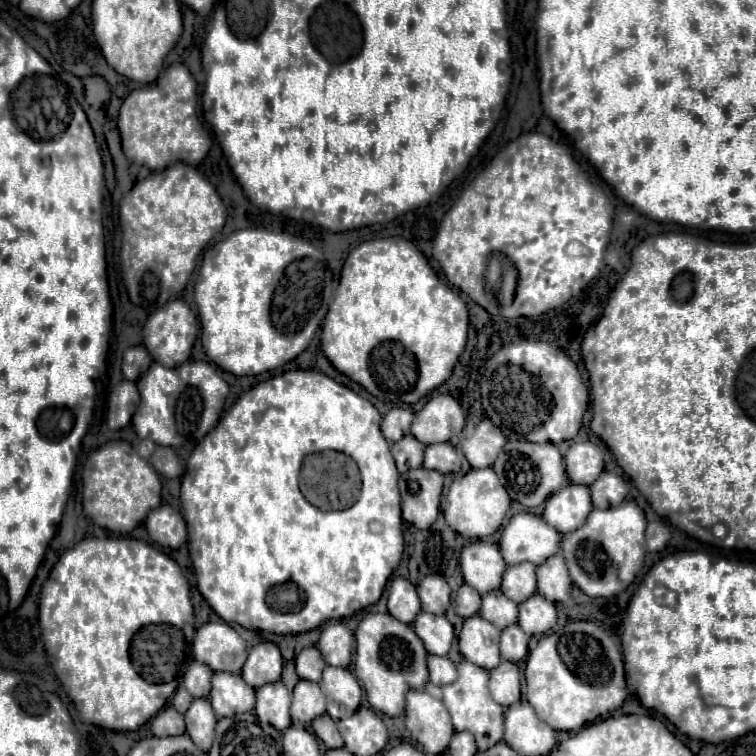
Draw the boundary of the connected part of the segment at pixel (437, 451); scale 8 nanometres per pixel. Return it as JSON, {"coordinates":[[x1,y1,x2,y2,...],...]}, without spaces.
{"coordinates":[[448,442,428,446,424,452,424,468,440,470,442,474,448,474,448,472,456,474,456,472,460,472,460,456,458,456,456,448]]}

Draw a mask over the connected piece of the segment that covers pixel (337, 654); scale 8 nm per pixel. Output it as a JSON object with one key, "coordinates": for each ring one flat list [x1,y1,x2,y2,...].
{"coordinates":[[328,622,320,634,318,648,330,666,346,668,352,660,352,632,342,622]]}

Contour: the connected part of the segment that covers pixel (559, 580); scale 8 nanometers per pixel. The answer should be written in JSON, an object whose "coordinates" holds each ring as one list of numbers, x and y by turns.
{"coordinates":[[554,554,544,564,536,568,538,576,538,592,544,594,550,602,564,602,570,594,572,580,568,578,568,570,564,566,564,558,560,554]]}

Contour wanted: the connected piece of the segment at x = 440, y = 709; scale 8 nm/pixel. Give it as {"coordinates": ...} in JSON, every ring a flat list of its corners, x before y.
{"coordinates":[[412,688,406,694,404,726,424,752,442,754,452,740,454,726,442,700,430,696,426,688]]}

